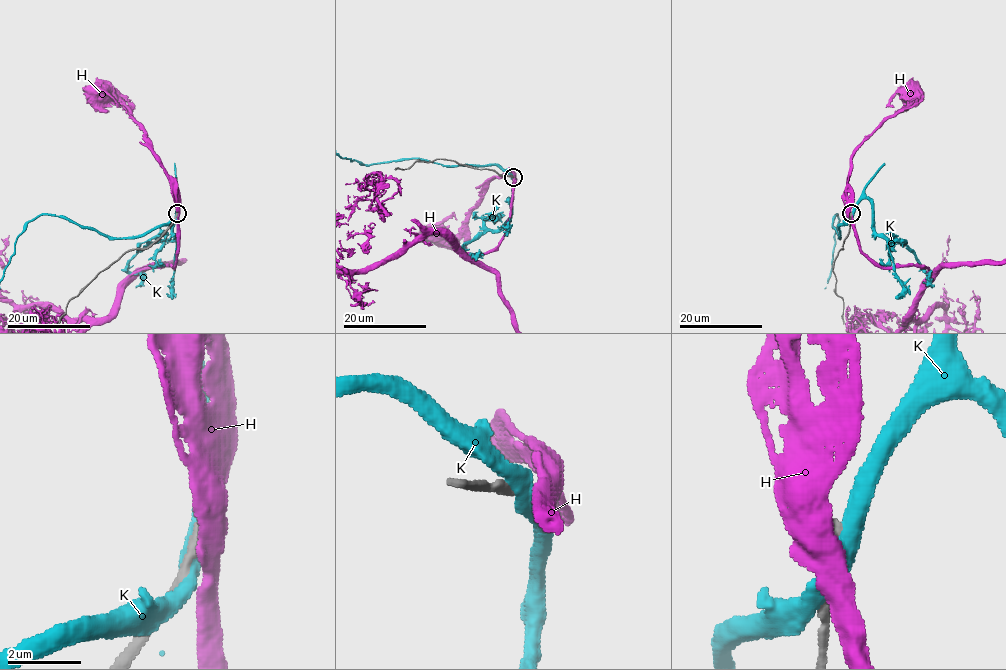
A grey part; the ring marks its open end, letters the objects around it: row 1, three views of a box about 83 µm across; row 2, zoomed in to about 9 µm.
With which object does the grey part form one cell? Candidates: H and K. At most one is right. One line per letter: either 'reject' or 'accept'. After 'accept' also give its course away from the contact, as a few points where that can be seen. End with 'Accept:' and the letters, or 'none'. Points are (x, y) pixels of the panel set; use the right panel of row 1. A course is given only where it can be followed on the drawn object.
H: reject
K: reject
Accept: none

